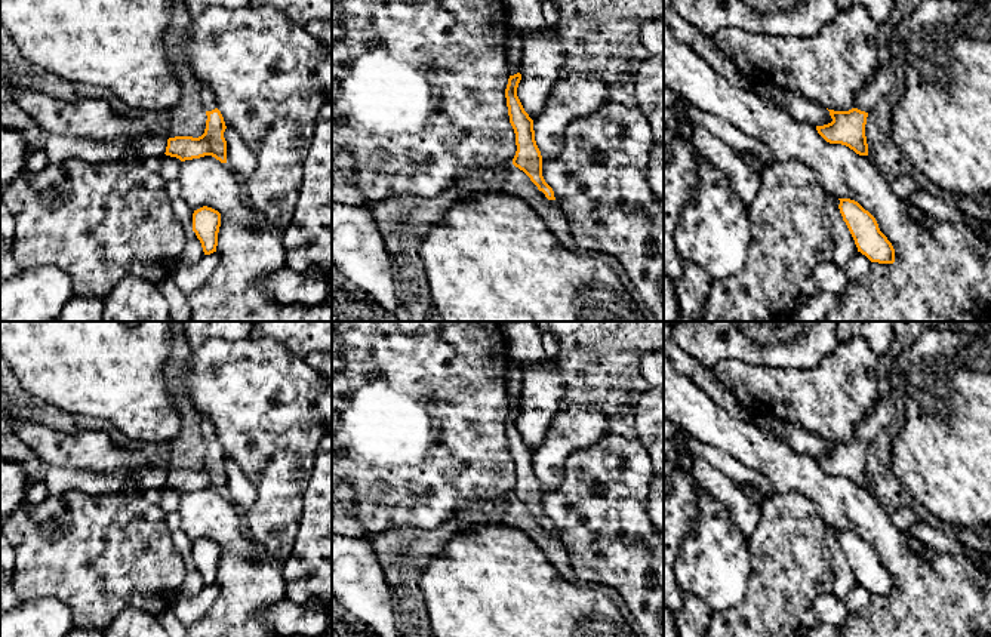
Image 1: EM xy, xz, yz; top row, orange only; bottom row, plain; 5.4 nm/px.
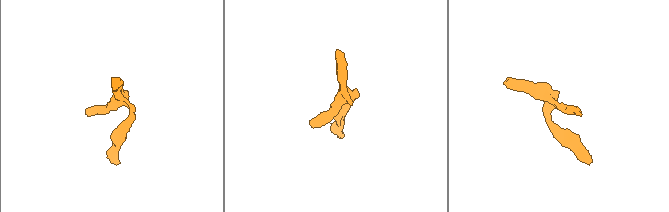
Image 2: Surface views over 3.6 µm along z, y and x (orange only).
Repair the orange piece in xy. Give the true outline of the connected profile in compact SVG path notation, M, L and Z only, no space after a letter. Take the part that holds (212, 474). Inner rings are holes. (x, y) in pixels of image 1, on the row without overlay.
M207 418L201 419L200 433L207 447L204 465L198 470L169 470L164 486L181 493L212 487L221 495L227 495L227 473L224 470L227 458L221 443L216 440L213 424Z

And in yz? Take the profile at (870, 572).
M838 532L840 545L855 572L858 584L865 587L871 594L893 596L895 581L880 563L875 550L855 532Z

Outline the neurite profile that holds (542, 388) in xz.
M545 357L536 364L510 358L508 367L523 372L521 412L517 428L532 452L538 450L547 431L560 410L564 393L563 378L558 372L558 357Z

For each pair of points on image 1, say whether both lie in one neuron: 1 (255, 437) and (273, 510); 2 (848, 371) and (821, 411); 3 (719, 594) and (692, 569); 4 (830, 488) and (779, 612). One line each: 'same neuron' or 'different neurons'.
1: same neuron
2: same neuron
3: same neuron
4: different neurons

